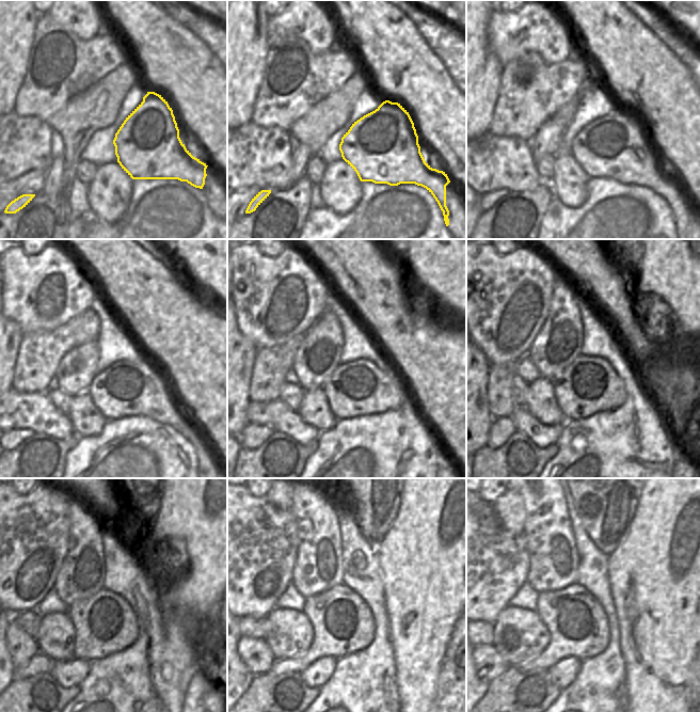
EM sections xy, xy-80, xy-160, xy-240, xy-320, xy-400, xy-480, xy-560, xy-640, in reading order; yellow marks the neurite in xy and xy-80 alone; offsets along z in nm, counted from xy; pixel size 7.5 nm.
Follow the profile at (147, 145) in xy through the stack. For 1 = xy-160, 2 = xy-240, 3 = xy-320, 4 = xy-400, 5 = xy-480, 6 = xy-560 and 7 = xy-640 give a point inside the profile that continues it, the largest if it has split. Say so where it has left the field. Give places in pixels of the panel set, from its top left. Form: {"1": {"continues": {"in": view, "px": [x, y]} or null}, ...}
{"1": {"continues": {"in": "xy-160", "px": [618, 145]}}, "2": {"continues": {"in": "xy-240", "px": [139, 388]}}, "3": {"continues": {"in": "xy-320", "px": [355, 389]}}, "4": {"continues": {"in": "xy-400", "px": [588, 385]}}, "5": {"continues": {"in": "xy-480", "px": [105, 623]}}, "6": {"continues": {"in": "xy-560", "px": [343, 622]}}, "7": {"continues": {"in": "xy-640", "px": [578, 627]}}}

